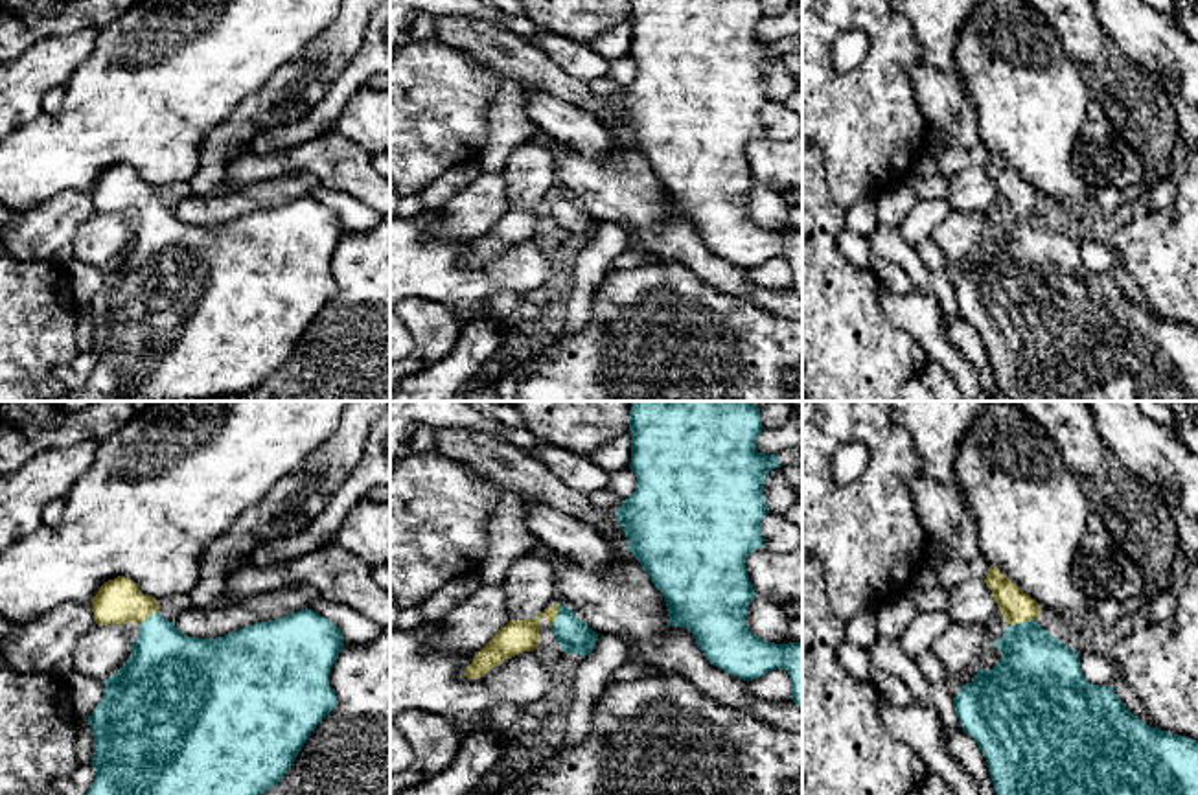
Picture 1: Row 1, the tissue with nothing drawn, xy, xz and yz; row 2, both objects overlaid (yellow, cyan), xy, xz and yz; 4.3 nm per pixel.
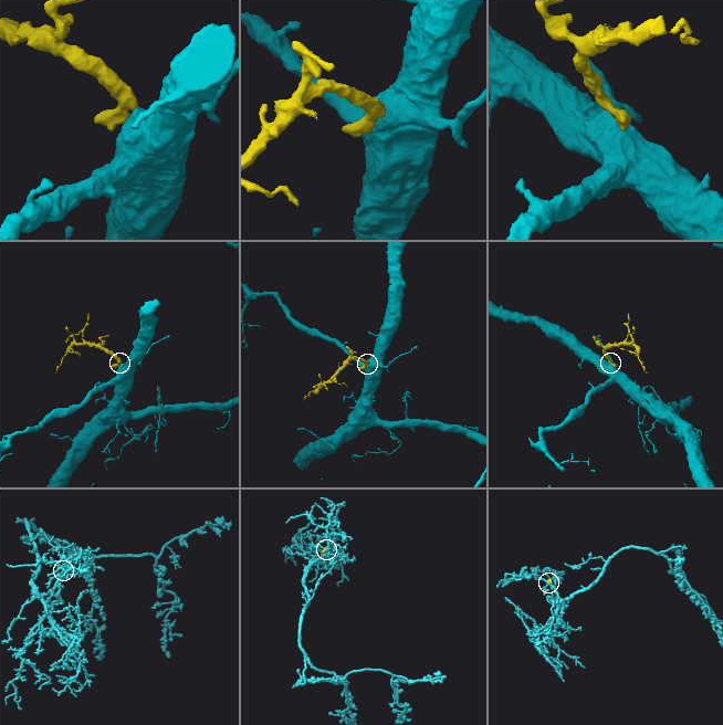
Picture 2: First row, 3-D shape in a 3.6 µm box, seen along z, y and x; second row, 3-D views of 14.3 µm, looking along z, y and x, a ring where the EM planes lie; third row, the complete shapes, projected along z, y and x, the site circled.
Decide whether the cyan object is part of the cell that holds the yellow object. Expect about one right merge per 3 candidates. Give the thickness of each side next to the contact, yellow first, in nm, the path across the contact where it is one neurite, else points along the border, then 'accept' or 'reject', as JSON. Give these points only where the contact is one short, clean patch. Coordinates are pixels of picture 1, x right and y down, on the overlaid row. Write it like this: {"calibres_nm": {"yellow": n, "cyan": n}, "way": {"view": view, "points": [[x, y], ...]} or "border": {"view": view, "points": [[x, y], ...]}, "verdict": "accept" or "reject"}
{"calibres_nm": {"yellow": 140, "cyan": 360}, "way": {"view": "yz", "points": [[1016, 606], [1022, 621], [1036, 676]]}, "verdict": "accept"}

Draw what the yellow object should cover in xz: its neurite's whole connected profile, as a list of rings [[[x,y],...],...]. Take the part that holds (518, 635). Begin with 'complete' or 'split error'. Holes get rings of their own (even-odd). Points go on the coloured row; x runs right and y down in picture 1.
split error; [[[556,604],[532,620],[510,620],[504,628],[501,628],[466,668],[466,677],[480,679],[506,659],[523,651],[534,651],[539,646],[541,616],[552,628],[561,651],[576,653],[580,657],[593,653],[598,633],[593,631],[587,622],[578,620],[572,609]]]

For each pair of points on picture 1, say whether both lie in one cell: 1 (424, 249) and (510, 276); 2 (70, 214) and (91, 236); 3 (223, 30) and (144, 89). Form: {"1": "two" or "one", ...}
{"1": "one", "2": "two", "3": "one"}

